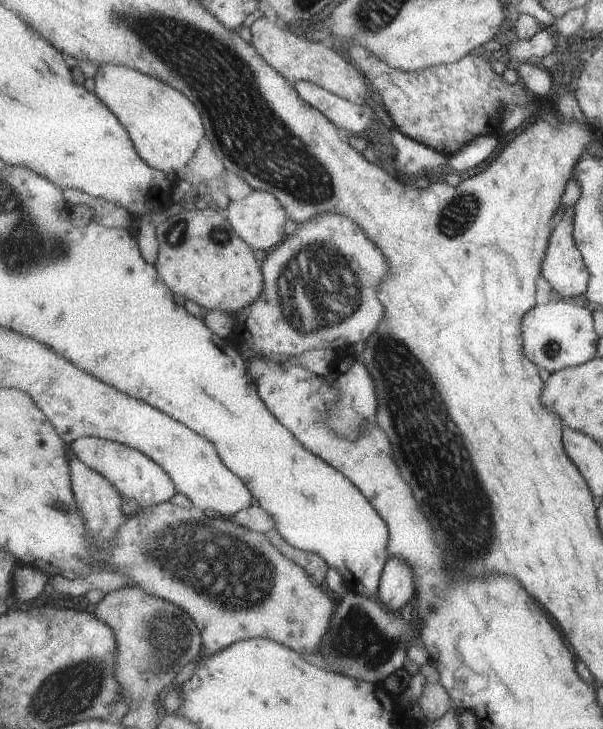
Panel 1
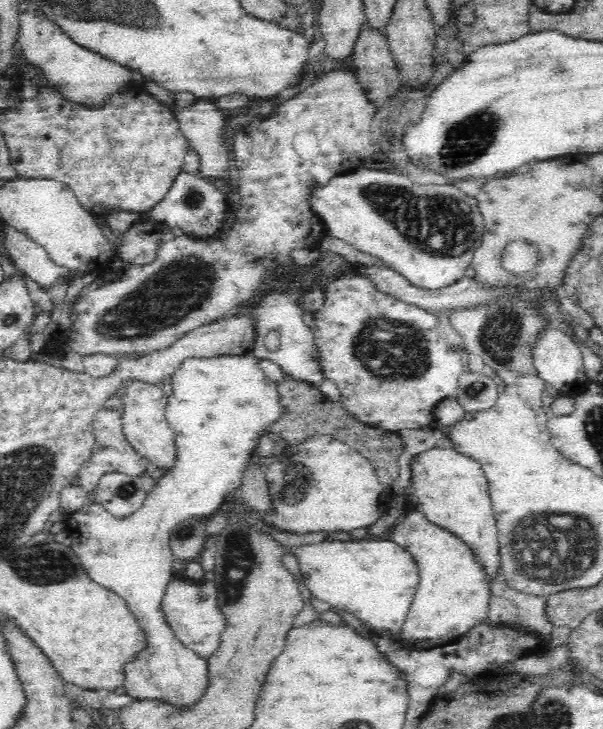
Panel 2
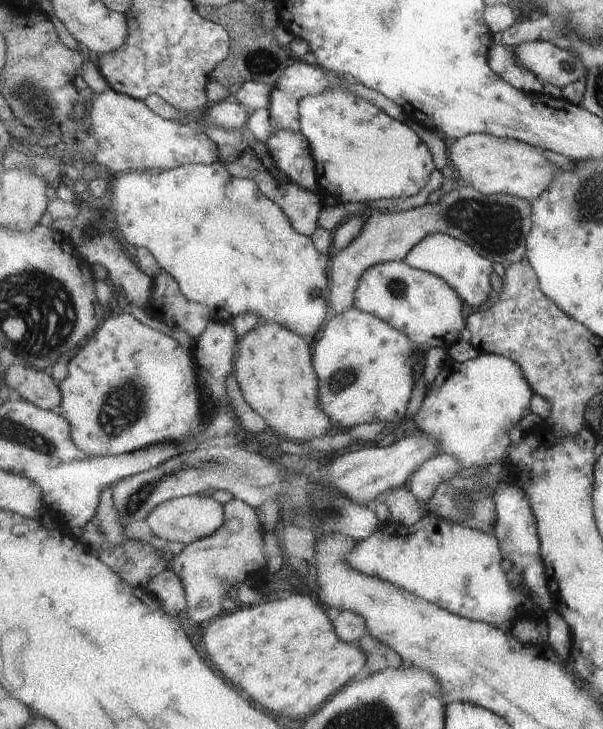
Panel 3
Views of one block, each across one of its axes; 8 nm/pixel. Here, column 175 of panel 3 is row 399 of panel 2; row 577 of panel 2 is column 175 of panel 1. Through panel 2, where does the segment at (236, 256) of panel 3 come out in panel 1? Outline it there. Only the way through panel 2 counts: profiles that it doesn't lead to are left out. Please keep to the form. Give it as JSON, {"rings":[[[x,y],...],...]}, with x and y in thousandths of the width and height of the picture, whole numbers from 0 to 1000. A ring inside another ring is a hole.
{"rings":[[[171,88],[154,108],[156,126],[212,177],[227,209],[247,228],[290,240],[308,235],[342,181],[330,151],[307,129],[209,91]]]}

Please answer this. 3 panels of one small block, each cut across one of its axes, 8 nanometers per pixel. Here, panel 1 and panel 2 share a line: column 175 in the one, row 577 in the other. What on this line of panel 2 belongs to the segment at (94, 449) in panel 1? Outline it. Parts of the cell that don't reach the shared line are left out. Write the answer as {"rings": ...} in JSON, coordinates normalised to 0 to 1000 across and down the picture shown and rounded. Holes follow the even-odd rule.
{"rings":[[[726,610],[687,627],[682,641],[682,663],[673,675],[675,690],[680,689],[680,694],[690,700],[688,702],[700,705],[710,716],[743,727],[769,742],[769,746],[783,754],[789,774],[796,775],[796,781],[803,783],[803,791],[813,798],[819,797],[831,779],[829,749],[824,741],[821,706],[816,705],[809,660],[803,653],[803,646],[796,642],[796,636],[756,616],[738,616]]]}

